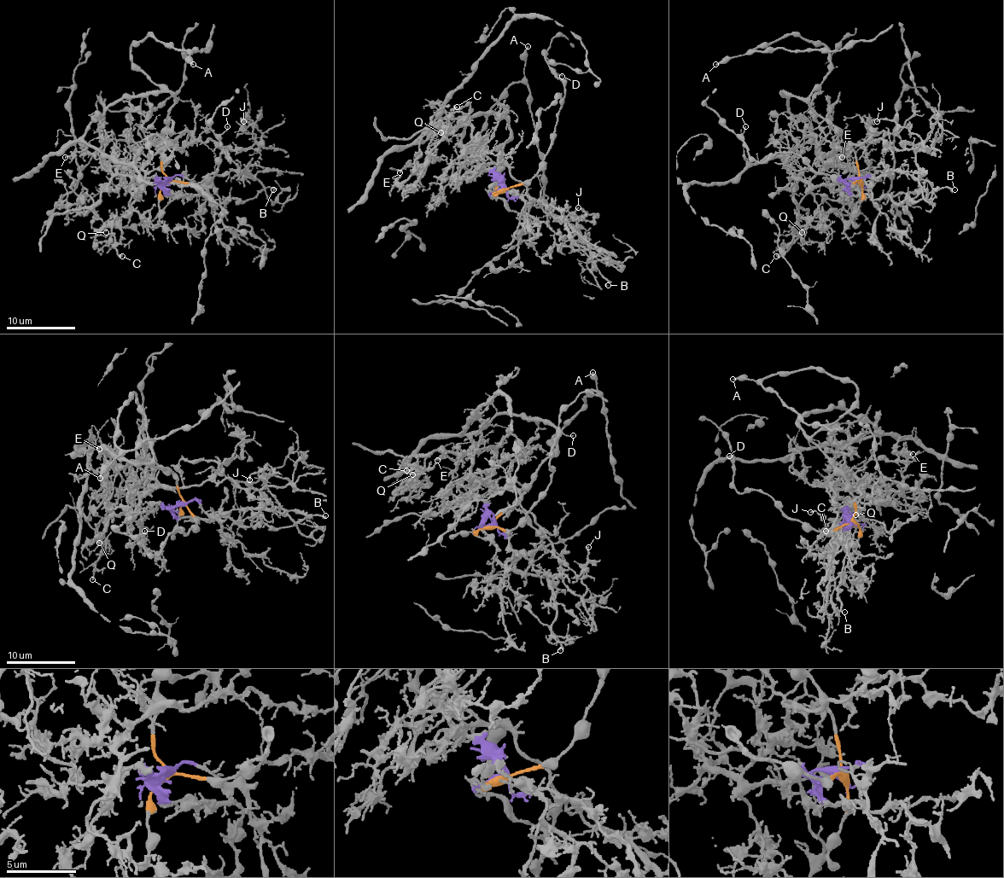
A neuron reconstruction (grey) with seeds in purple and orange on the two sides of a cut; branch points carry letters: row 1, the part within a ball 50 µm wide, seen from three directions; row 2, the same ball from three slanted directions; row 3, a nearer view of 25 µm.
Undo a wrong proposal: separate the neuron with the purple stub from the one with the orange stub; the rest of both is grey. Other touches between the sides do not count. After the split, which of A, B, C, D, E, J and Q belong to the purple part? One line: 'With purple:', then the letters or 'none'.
With purple: B, C, E, J, Q

